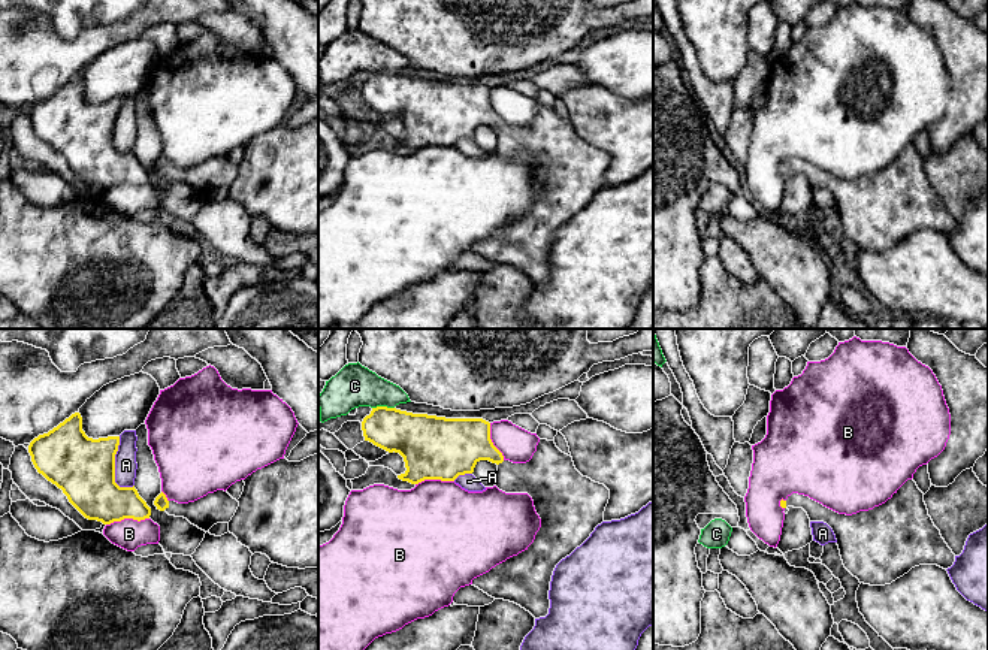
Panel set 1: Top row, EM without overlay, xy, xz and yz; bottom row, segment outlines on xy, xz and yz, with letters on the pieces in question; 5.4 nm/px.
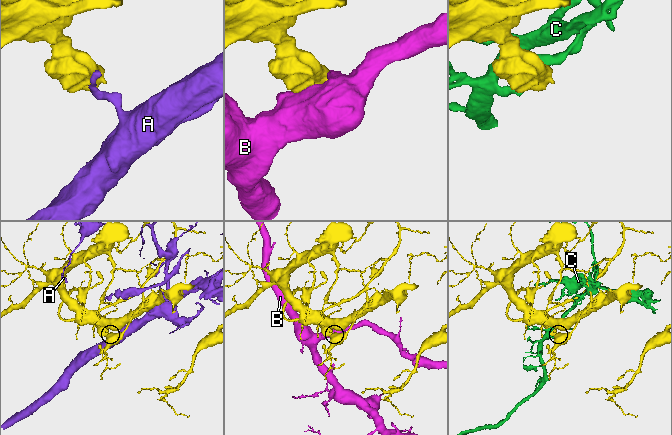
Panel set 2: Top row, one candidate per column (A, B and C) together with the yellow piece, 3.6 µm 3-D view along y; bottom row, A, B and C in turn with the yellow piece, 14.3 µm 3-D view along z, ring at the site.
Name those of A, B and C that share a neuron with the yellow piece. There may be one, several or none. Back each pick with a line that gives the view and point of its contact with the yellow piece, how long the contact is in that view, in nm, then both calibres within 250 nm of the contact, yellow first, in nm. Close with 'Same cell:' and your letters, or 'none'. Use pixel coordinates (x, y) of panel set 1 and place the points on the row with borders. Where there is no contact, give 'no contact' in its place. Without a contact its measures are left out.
Same cell: none

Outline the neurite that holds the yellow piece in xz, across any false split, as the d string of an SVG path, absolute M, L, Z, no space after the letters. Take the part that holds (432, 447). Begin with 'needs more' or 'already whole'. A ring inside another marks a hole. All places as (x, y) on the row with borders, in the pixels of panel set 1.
needs more; M377 406L362 421L365 441L404 457L407 471L399 480L419 484L424 480L454 481L459 475L472 474L480 460L498 465L496 487L505 493L528 493L541 527L534 542L517 556L496 565L489 572L472 580L495 599L514 602L535 619L546 617L550 608L549 590L556 565L580 547L604 521L610 490L583 477L572 457L562 453L555 441L540 439L537 451L526 463L505 460L490 439L490 423L483 418L445 418L427 414L413 414L396 408Z

